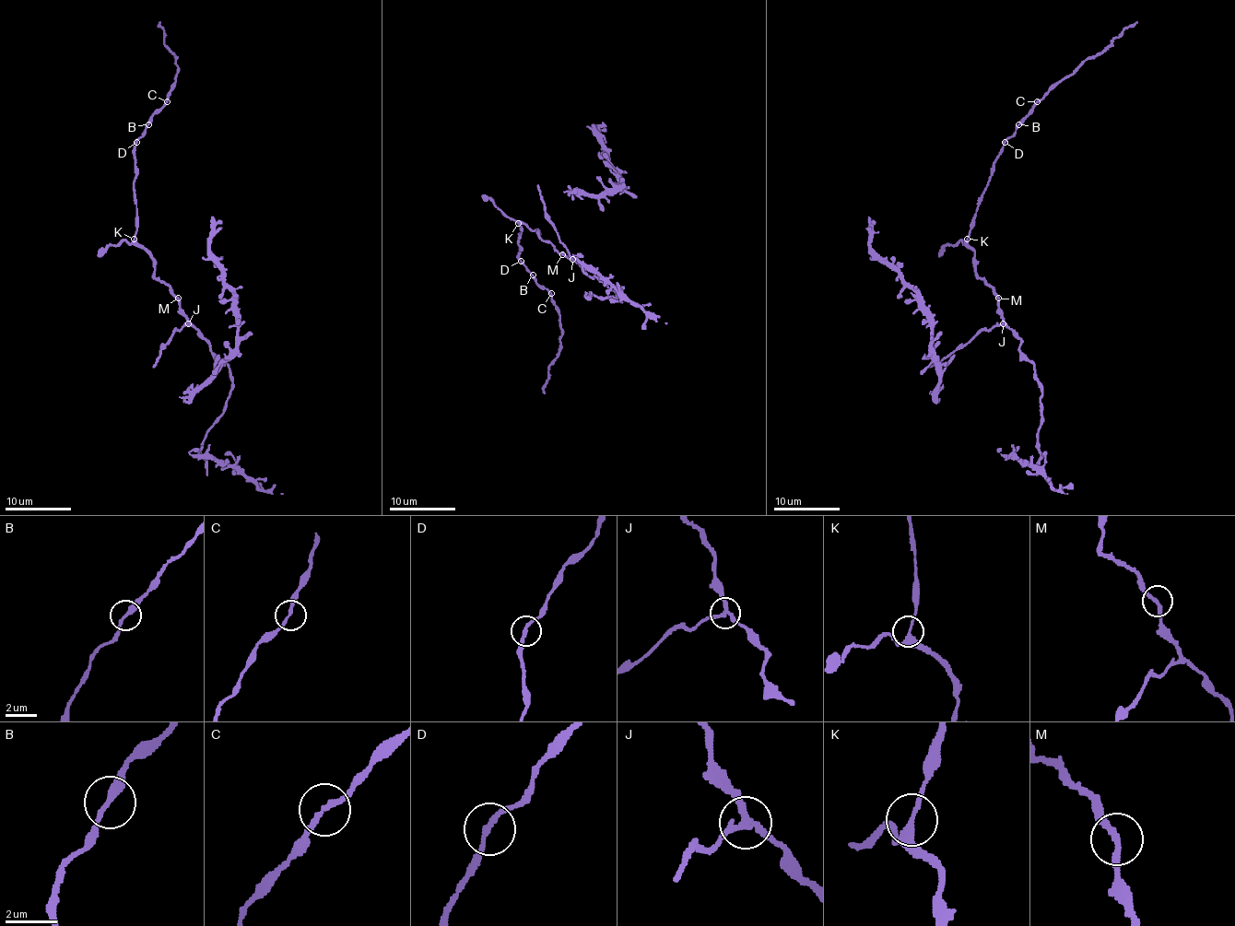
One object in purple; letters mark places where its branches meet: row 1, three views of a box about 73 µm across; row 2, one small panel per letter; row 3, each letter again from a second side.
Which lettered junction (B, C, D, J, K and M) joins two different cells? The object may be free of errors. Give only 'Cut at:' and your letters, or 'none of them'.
Cut at: J

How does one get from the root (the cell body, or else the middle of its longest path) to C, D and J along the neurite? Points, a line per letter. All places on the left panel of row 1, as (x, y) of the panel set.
C: (176, 298), (165, 283), (155, 278), (155, 260), (135, 239), (135, 143), (143, 134), (148, 120), (166, 101)
D: (176, 298), (165, 283), (155, 278), (155, 260), (135, 239), (136, 204), (134, 182), (136, 143)
J: (176, 298), (180, 311), (188, 322)

